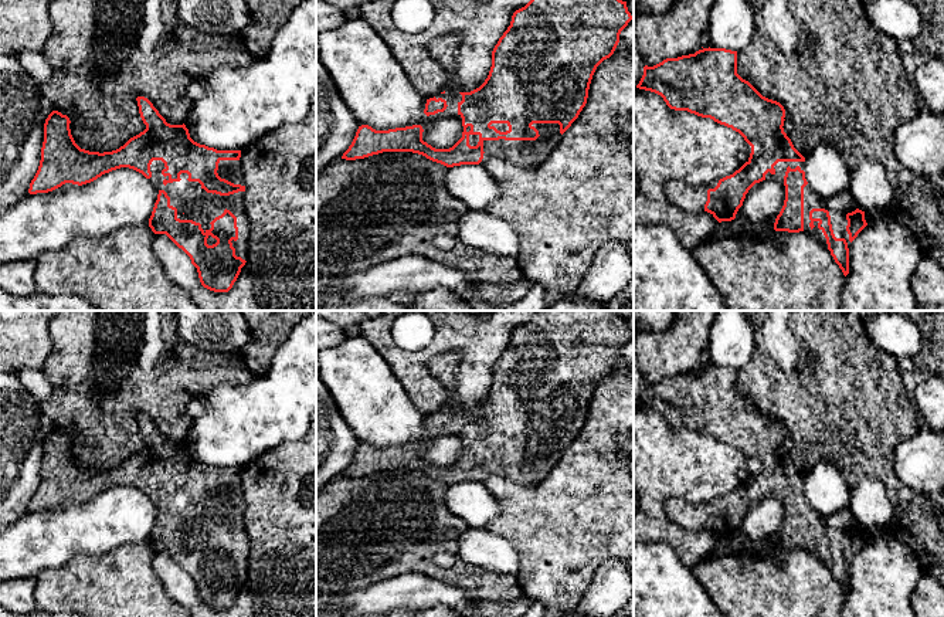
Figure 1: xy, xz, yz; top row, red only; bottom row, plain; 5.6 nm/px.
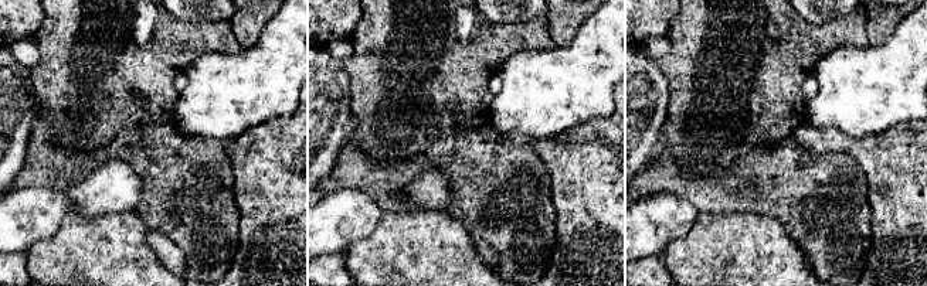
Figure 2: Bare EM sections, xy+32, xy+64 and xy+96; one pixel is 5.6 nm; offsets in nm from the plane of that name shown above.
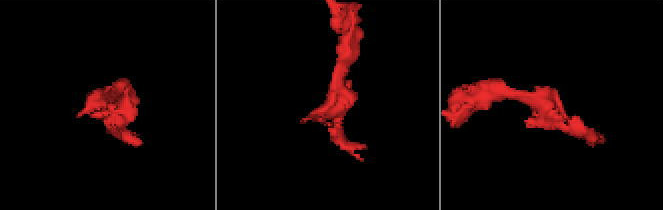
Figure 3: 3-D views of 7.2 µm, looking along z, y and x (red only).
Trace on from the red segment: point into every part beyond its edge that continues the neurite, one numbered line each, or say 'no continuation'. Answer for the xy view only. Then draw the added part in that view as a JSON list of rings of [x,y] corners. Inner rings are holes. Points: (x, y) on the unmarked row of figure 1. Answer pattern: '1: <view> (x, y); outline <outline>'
1: xy (189, 515); outline [[[153,478],[150,482],[150,501],[159,508],[164,508],[170,515],[170,523],[177,526],[177,536],[193,538],[201,542],[204,550],[211,546],[211,539],[221,533],[224,528],[230,528],[237,535],[238,557],[231,559],[235,566],[235,573],[247,579],[249,565],[251,540],[248,538],[244,515],[245,509],[238,509],[230,513],[207,511],[198,499],[189,499],[189,492],[181,491],[180,499],[163,502],[169,494],[163,494],[166,487],[162,478]]]

